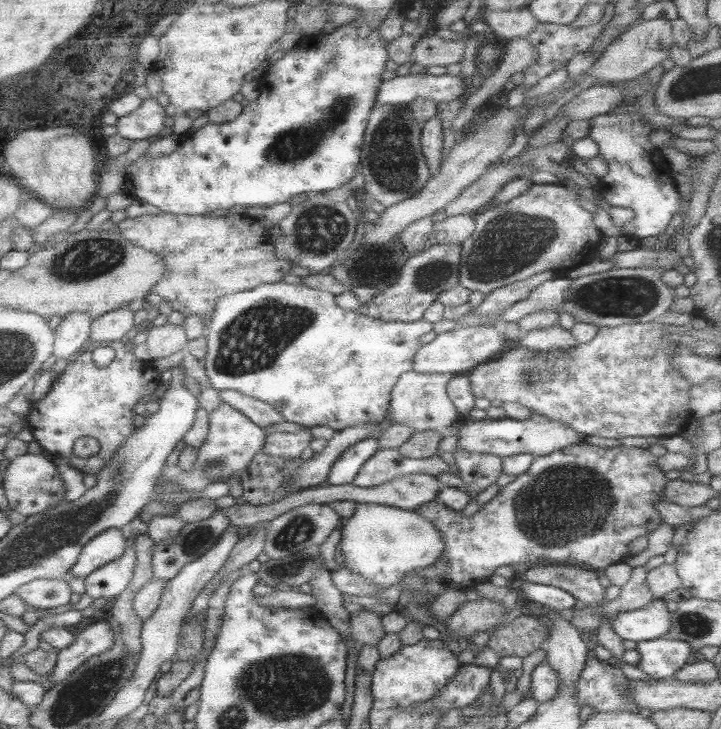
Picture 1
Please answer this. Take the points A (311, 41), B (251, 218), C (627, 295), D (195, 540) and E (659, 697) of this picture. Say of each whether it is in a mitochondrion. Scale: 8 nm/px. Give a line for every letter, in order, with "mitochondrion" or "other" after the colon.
A: other
B: other
C: mitochondrion
D: mitochondrion
E: other

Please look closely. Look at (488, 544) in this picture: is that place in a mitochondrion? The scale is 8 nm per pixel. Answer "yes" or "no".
no

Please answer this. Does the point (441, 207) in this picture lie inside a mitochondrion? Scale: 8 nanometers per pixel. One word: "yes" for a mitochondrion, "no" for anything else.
no

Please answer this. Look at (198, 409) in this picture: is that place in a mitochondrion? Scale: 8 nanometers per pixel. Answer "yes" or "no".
no

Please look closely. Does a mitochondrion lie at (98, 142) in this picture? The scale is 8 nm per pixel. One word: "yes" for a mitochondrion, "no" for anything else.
no

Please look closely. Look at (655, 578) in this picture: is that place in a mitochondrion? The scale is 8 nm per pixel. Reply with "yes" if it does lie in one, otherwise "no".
no

